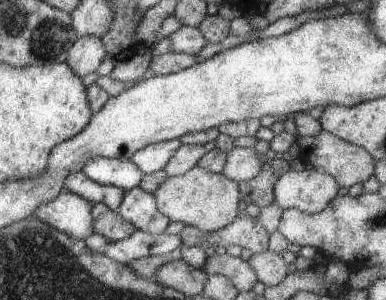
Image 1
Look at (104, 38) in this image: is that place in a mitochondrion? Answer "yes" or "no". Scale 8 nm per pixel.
no

